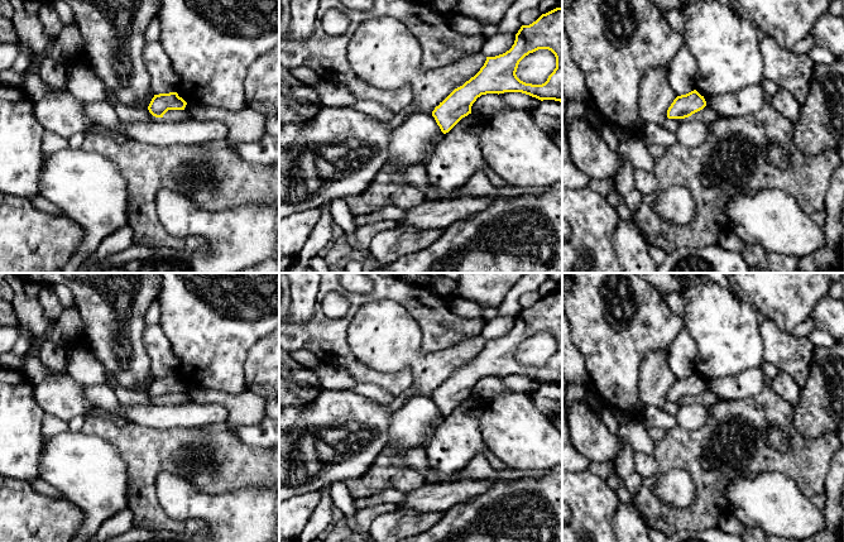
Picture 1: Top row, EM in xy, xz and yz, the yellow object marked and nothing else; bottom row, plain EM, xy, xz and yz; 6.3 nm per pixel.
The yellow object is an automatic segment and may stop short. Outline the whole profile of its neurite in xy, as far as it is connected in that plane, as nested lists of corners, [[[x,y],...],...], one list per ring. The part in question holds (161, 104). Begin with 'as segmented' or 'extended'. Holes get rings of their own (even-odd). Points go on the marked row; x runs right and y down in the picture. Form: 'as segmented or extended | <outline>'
as segmented | [[[177,92],[154,95],[148,110],[155,117],[163,117],[168,110],[184,110],[187,102]]]

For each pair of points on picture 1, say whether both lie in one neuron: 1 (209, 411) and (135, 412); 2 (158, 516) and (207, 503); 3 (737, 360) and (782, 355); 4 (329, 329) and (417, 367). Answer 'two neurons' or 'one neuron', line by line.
1: one neuron
2: two neurons
3: two neurons
4: two neurons

